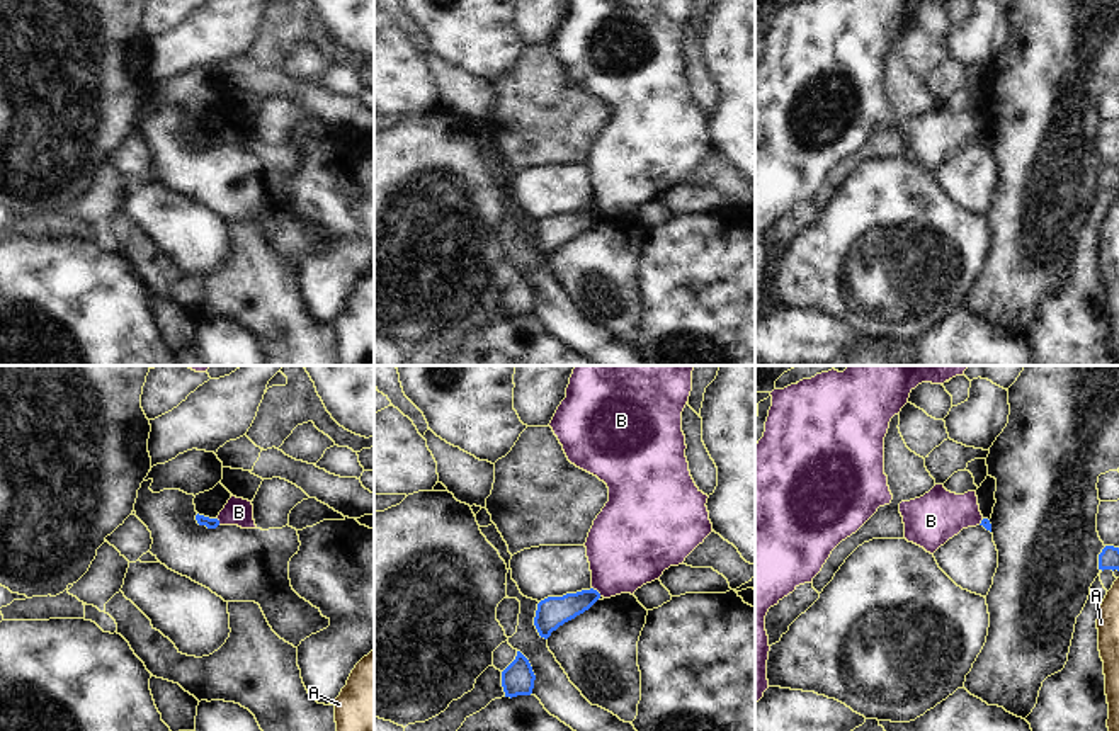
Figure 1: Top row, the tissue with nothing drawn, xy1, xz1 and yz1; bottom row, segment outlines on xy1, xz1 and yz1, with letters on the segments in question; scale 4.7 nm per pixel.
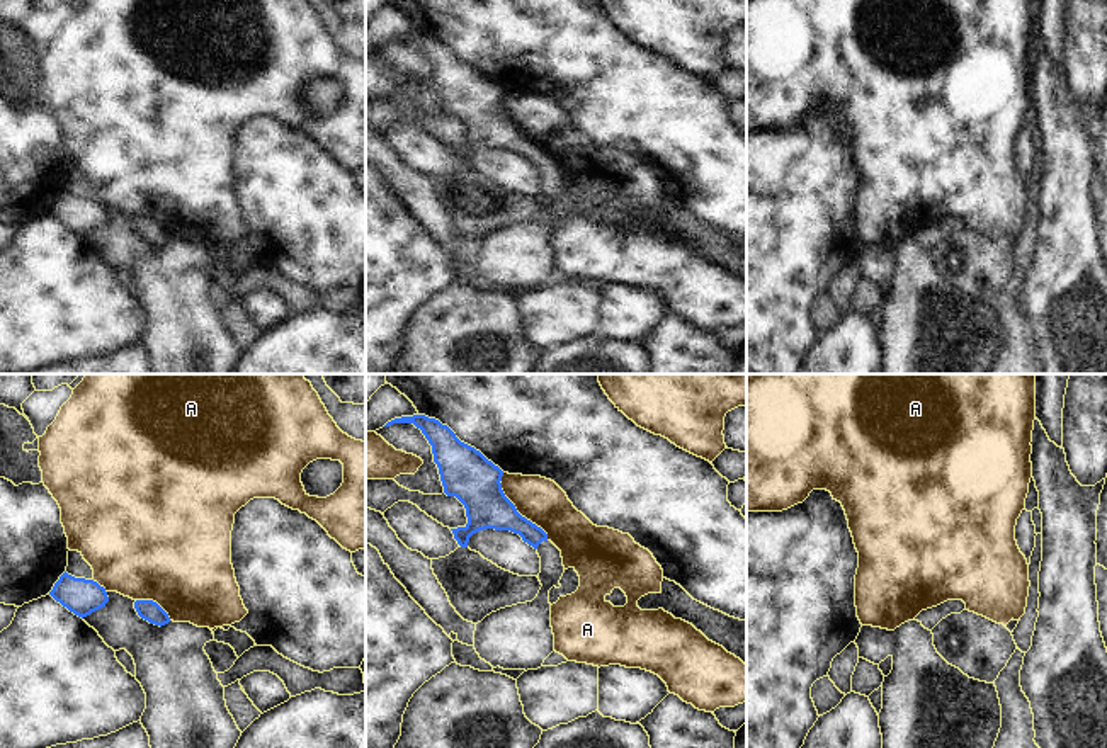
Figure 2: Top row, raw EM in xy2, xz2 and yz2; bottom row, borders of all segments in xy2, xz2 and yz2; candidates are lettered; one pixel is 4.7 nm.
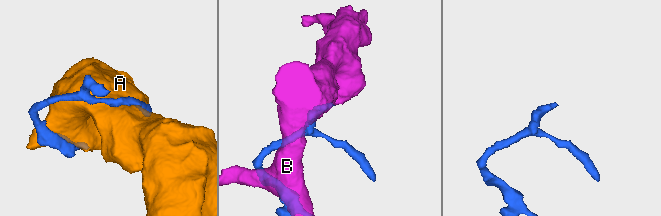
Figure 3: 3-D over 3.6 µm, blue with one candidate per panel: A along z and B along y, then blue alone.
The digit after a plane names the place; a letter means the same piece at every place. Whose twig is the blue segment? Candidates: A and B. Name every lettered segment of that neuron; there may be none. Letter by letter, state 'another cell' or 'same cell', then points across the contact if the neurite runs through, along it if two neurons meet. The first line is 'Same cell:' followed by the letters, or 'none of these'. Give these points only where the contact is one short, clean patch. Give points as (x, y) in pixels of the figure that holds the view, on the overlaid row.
Same cell: none of these
A: another cell
B: another cell; border along xz1 (592, 587), (601, 595)

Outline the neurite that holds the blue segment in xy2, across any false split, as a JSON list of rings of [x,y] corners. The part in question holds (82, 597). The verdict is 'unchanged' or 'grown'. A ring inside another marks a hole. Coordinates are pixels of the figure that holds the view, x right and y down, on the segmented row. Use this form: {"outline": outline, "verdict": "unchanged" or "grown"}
{"outline": [[[66,571],[54,583],[49,595],[82,619],[105,607],[109,602],[105,588],[97,581],[75,578]]], "verdict": "unchanged"}

